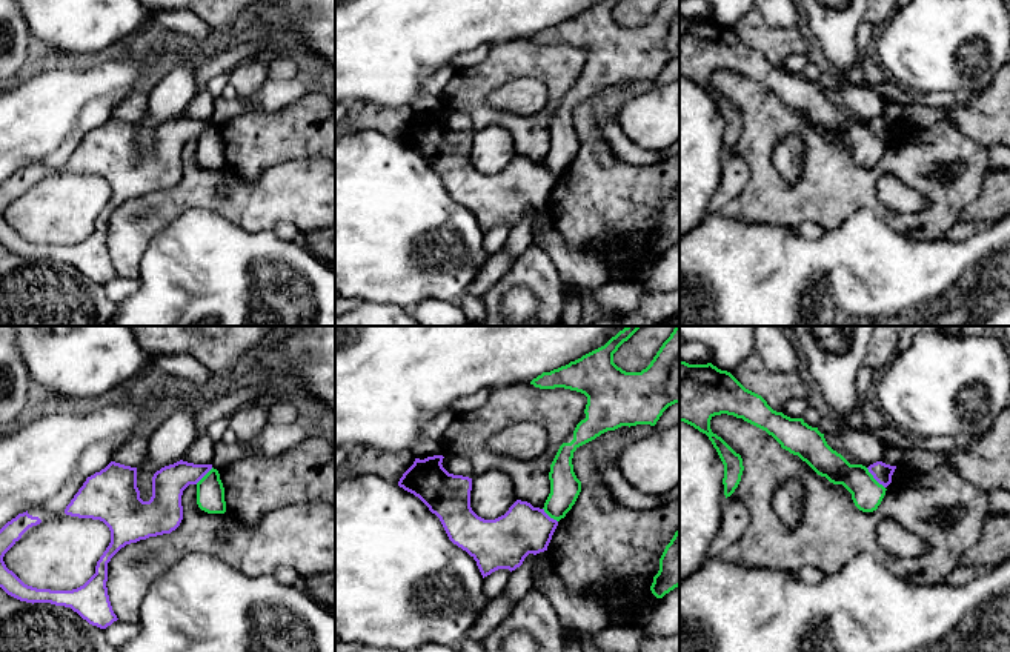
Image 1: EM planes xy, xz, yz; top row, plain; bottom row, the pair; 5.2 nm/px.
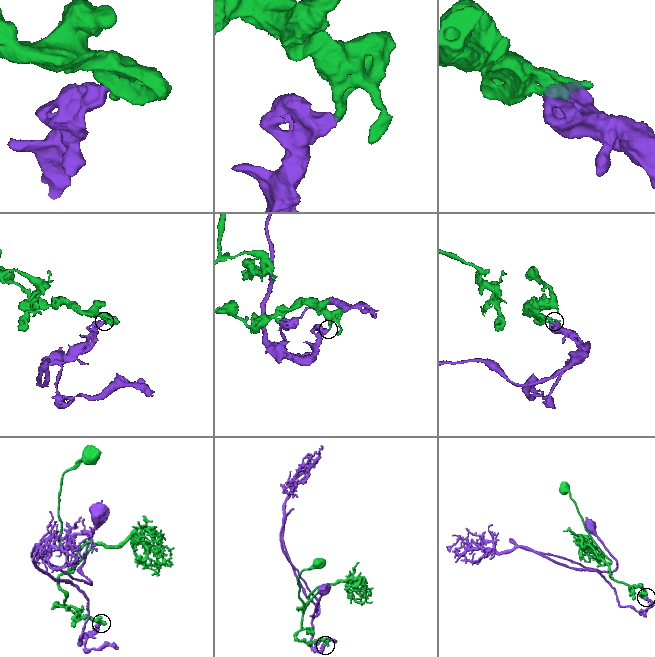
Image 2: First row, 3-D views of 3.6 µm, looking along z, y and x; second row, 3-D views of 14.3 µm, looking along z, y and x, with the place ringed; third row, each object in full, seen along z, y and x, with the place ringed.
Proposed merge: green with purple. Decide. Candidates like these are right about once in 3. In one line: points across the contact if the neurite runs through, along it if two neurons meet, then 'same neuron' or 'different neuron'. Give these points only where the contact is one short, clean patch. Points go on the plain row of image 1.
border along yz (866, 123), (884, 143); different neuron

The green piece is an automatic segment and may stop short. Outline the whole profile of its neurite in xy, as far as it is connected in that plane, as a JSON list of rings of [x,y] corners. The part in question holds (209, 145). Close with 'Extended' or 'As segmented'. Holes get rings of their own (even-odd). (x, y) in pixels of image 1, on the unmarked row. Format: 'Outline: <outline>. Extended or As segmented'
Outline: [[[211,125],[198,138],[197,138],[197,160],[201,166],[208,169],[224,169],[224,143],[220,135],[217,125]]]. As segmented

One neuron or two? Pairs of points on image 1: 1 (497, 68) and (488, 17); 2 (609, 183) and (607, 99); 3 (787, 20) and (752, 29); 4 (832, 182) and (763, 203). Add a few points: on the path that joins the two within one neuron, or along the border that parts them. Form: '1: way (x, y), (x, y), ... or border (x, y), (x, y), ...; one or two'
1: border (528, 36), (491, 45); two
2: way (595, 162), (594, 120); one
3: border (761, 16), (774, 26), (797, 28); two
4: way (815, 199), (807, 203), (780, 203); one

